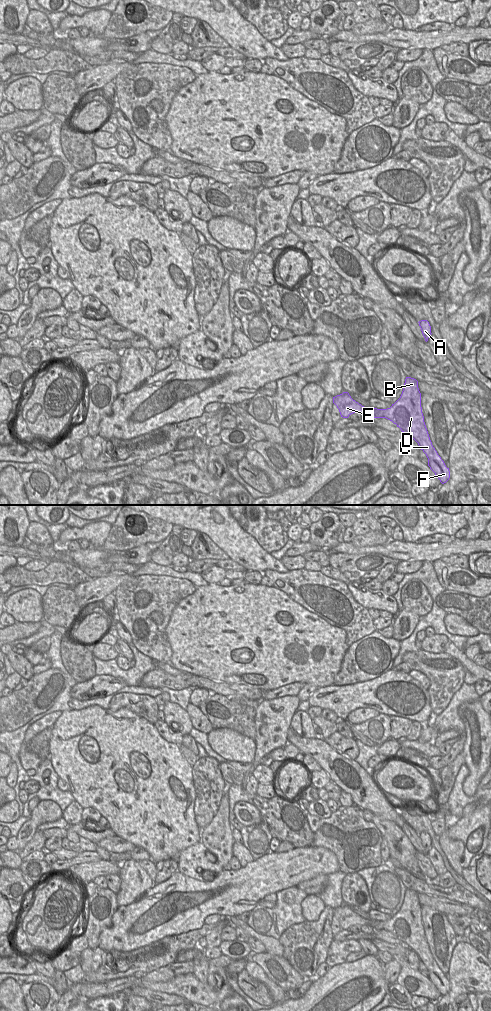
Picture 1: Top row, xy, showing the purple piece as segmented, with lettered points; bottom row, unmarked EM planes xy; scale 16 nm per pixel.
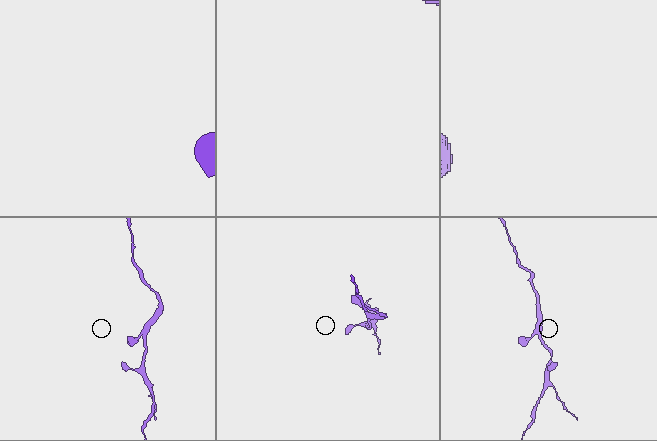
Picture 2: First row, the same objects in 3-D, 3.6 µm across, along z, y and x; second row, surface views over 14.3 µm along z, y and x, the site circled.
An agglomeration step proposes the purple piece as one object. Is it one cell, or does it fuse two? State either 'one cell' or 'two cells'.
one cell

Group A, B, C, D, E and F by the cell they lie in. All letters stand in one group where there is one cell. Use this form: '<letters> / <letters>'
A B C D E F

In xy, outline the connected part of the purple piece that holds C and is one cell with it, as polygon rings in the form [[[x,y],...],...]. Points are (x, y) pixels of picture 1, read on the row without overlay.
[[[406,889],[400,910],[387,921],[364,919],[351,910],[348,904],[333,909],[333,915],[343,930],[353,925],[367,925],[374,930],[386,930],[392,933],[402,944],[413,950],[428,970],[428,978],[442,996],[450,990],[449,980],[438,967],[430,952],[422,925],[421,905],[418,893]]]

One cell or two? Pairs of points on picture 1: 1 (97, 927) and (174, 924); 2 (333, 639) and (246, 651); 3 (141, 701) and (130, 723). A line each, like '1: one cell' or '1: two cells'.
1: two cells
2: one cell
3: two cells

